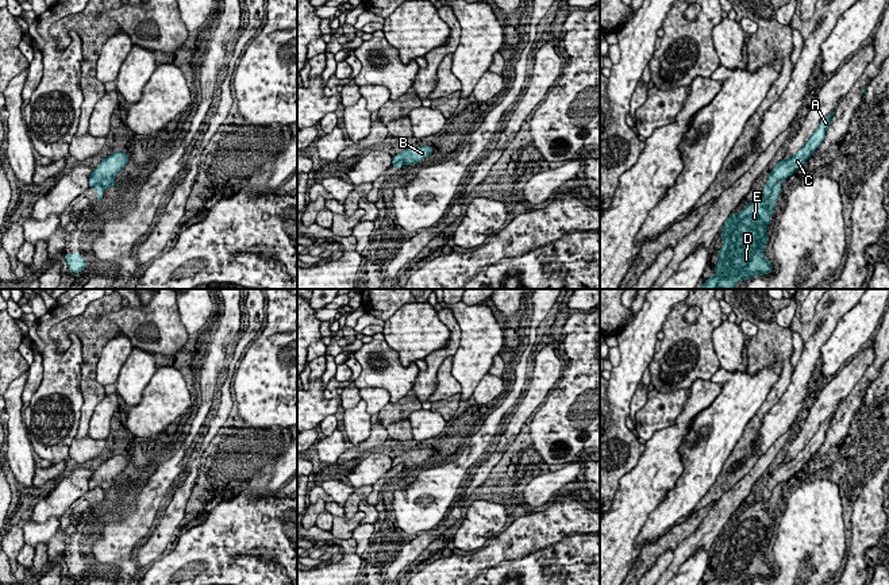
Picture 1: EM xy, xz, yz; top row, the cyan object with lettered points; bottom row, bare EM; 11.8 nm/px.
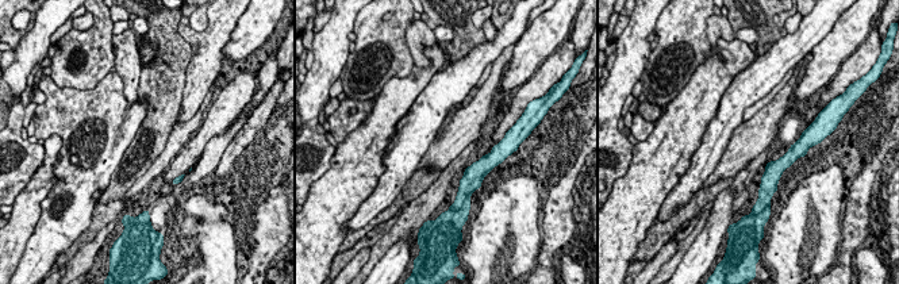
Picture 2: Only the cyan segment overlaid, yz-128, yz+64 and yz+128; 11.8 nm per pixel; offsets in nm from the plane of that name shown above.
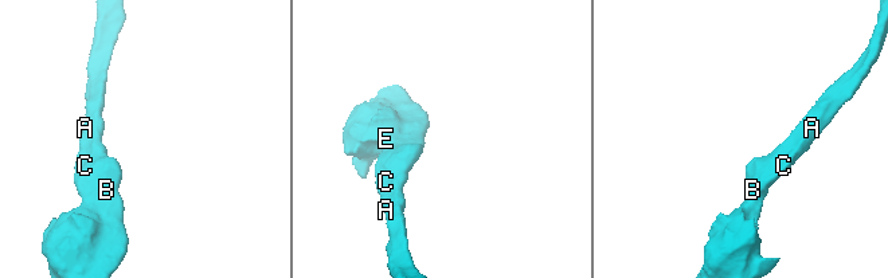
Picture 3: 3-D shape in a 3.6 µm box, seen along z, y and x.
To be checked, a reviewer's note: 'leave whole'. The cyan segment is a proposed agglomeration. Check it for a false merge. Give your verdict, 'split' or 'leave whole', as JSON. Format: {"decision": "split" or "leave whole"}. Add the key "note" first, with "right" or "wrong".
{"note": "wrong", "decision": "split"}

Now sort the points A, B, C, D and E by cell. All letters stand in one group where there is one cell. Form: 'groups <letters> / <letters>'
groups A B C / D E

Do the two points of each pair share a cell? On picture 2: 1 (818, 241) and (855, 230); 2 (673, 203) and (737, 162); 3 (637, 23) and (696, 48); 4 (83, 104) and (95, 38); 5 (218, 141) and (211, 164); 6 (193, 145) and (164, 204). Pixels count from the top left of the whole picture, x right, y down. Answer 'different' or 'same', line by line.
1: different
2: different
3: different
4: different
5: same
6: different

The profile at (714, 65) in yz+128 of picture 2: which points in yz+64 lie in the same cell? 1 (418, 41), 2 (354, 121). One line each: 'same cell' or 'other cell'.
1: other cell
2: other cell

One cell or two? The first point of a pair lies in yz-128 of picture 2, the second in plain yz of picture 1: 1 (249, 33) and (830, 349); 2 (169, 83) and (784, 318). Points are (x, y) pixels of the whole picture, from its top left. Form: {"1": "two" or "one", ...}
{"1": "one", "2": "two"}

